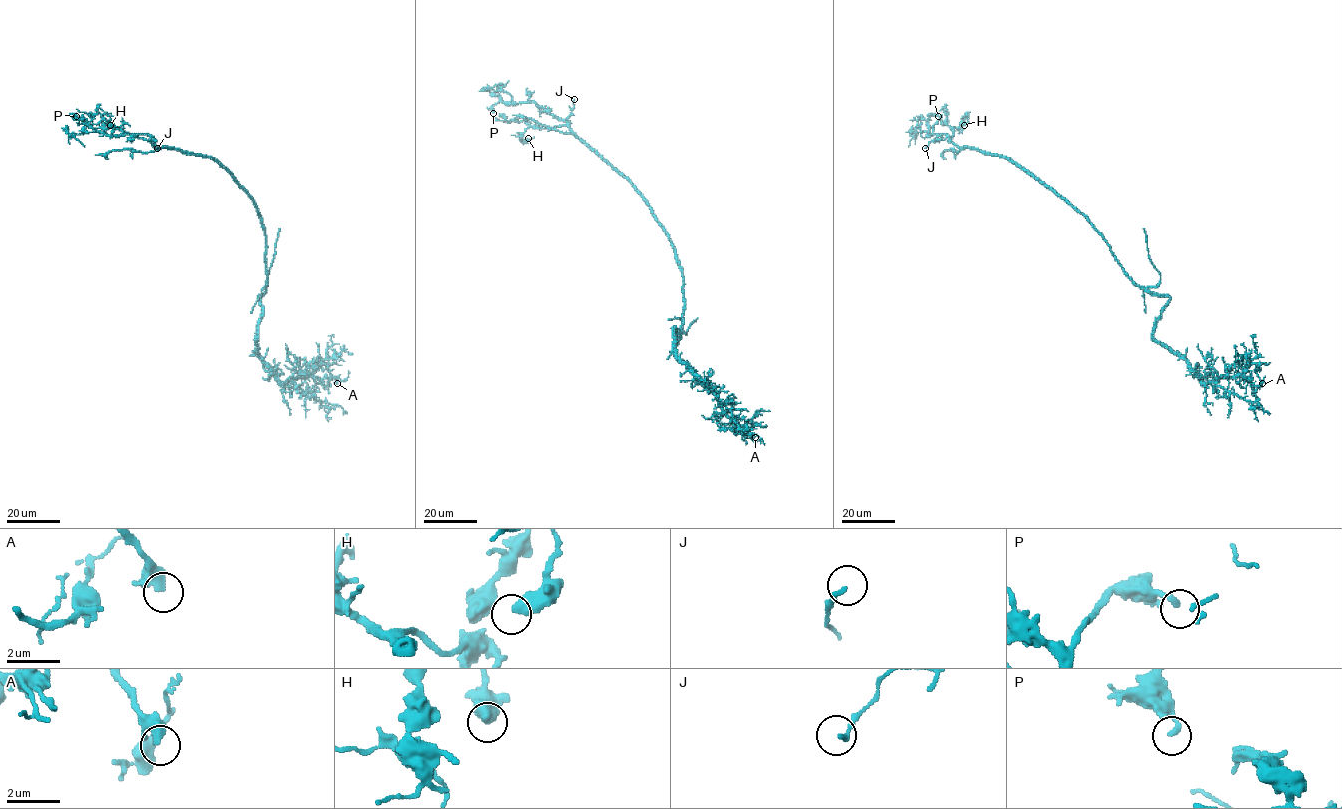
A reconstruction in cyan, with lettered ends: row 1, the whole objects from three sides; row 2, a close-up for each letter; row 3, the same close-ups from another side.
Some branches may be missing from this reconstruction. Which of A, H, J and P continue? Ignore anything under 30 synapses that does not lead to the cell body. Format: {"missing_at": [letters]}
{"missing_at": []}

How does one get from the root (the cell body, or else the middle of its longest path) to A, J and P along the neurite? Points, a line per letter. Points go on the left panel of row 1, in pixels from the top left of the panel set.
A: (265, 233), (266, 286), (260, 298), (256, 354), (282, 382), (307, 377), (321, 363), (337, 383)
J: (265, 233), (253, 201), (213, 158), (158, 148), (151, 138), (156, 141), (157, 148)
P: (265, 233), (253, 201), (213, 158), (158, 148), (146, 134), (103, 134), (89, 127), (76, 116)

